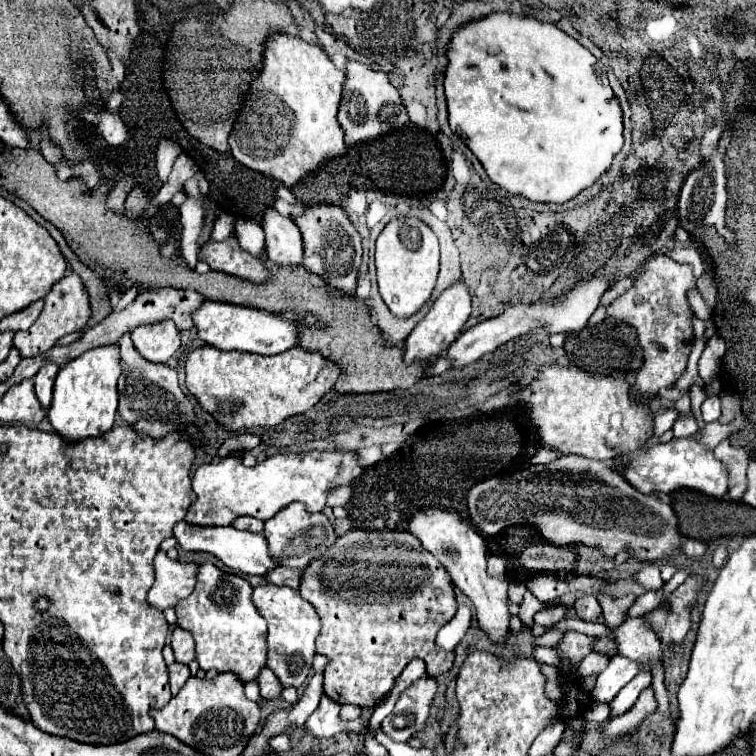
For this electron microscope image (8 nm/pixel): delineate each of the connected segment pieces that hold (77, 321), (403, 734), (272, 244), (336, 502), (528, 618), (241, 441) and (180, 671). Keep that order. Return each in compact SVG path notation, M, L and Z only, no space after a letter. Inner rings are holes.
M69 273L49 289L49 293L43 297L41 315L37 317L37 321L31 325L29 331L17 331L13 343L21 351L21 357L37 357L51 349L59 337L73 331L81 331L87 325L89 317L91 317L91 307L85 285L77 273Z
M433 677L419 679L413 687L409 687L399 697L393 713L383 719L383 723L381 723L383 733L387 737L391 737L391 741L407 741L417 731L421 731L425 727L427 709L429 709L429 703L435 693L437 693L437 681ZM397 717L401 717L403 729L393 727L393 719L397 719Z
M267 209L263 217L263 231L267 241L267 257L275 265L301 265L303 263L303 239L299 227L279 215L275 209Z
M339 487L335 491L331 491L327 505L329 507L345 507L351 501L351 487Z
M527 591L525 595L523 595L523 601L519 603L519 619L527 625L527 627L531 627L533 625L533 615L537 613L537 611L541 611L543 609L543 605L537 601L537 597L531 593L531 591Z
M243 433L243 435L235 435L231 439L227 439L221 447L219 447L219 457L227 457L227 453L233 453L233 451L247 451L247 449L253 449L261 443L261 437L259 435L253 435L253 433Z
M173 663L169 665L169 685L171 685L171 693L177 695L179 689L185 685L185 681L189 679L189 667L183 663Z

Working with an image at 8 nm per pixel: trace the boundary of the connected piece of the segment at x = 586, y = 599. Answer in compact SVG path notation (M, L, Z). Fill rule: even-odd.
M583 595L575 601L577 617L583 621L597 621L601 617L601 605L593 595Z

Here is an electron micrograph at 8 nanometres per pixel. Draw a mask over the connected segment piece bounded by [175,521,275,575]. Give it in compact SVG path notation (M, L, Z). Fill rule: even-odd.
M179 521L175 525L175 539L181 549L185 551L207 551L221 559L229 569L241 571L247 575L265 575L267 571L275 569L275 559L269 555L267 541L261 533L237 531L235 527L197 527L187 521Z

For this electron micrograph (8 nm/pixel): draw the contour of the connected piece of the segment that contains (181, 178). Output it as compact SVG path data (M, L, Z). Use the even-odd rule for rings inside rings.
M181 153L181 155L177 157L173 169L171 169L169 179L167 179L167 181L163 183L163 187L153 195L153 203L155 203L155 205L163 205L163 203L171 201L171 197L173 197L177 191L181 191L183 183L185 183L195 171L197 171L195 161L193 161L191 157L187 157L185 153Z

